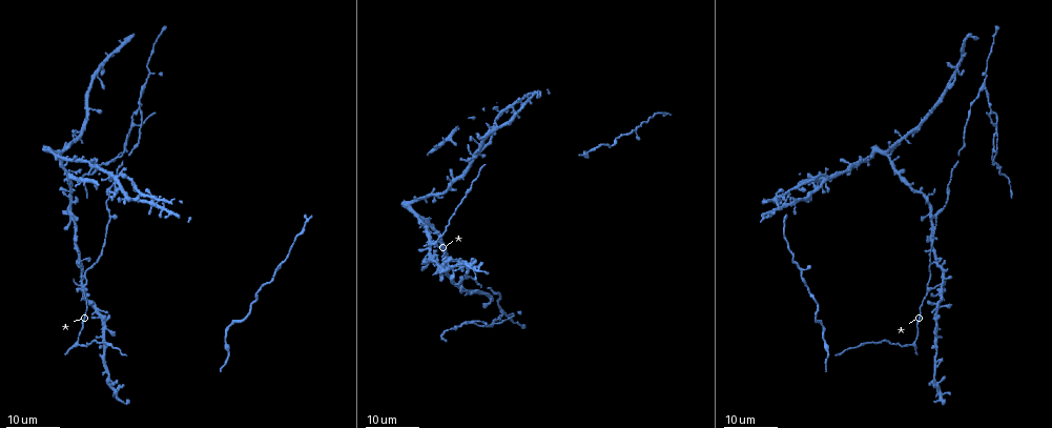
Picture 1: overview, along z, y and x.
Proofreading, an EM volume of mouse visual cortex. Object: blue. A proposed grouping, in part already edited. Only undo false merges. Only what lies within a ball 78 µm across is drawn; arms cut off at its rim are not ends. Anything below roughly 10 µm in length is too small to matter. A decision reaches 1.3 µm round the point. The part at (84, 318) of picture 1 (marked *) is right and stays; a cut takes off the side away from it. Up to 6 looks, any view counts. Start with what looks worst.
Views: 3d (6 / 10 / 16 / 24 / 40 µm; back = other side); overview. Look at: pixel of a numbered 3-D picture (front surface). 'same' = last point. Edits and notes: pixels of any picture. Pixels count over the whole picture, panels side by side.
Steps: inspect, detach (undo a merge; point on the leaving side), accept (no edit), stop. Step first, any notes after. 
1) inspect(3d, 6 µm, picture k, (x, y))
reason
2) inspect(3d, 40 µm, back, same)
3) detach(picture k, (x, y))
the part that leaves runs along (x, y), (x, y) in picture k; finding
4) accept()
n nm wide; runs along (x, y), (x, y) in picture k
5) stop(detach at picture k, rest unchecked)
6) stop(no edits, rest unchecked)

inspect(3d, 16 µm, picture 1, (986, 89))
arms part here

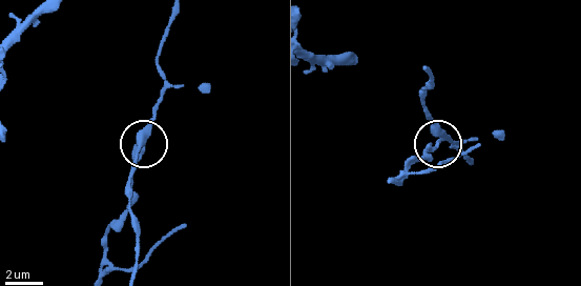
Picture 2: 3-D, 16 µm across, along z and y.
inspect(3d, 10 µm, same)

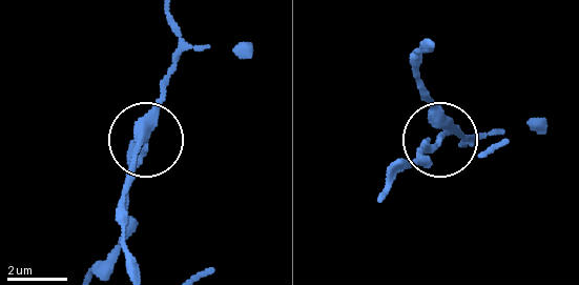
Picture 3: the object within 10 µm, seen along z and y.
detach(picture 3, (425, 141))
330 nm wide; a second neuron is stuck on

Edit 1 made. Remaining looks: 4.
inspect(overview)
redraw

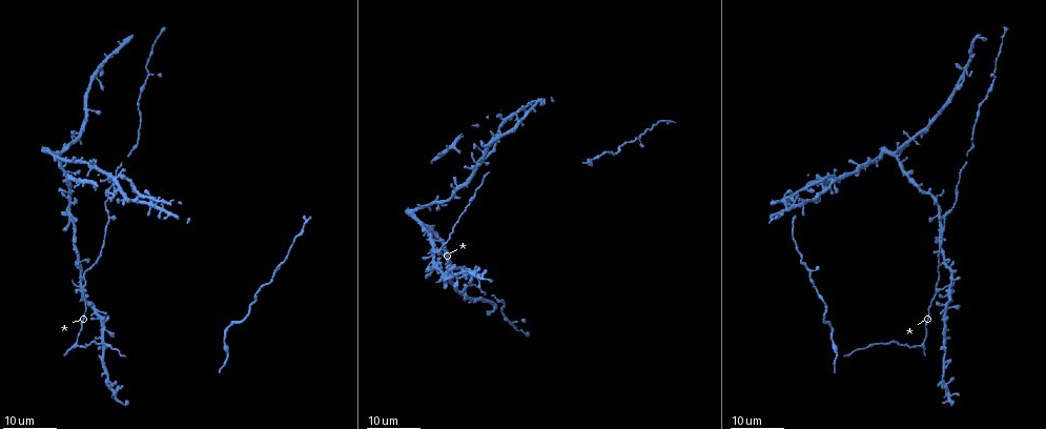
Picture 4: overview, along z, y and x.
inspect(3d, 24 µm, picture 4, (82, 291))
three arms meet

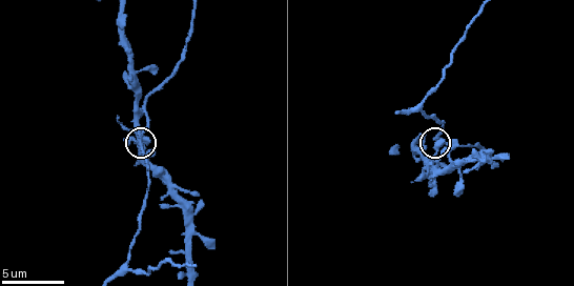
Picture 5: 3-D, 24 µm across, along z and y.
inspect(3d, 6 µm, picture 5, (141, 136))

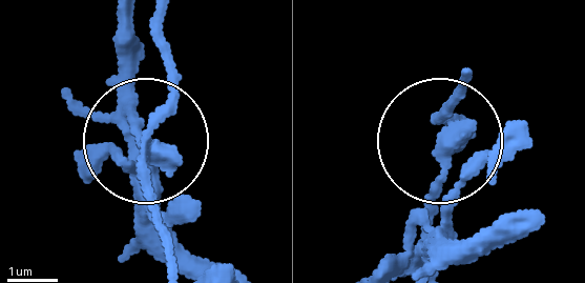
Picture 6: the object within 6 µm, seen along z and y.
accept()
3 arms; runs along (166, 262), (153, 199), (166, 11) in picture 6; one neuron here

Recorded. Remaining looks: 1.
stop(detach at picture 3, rest unchecked)

